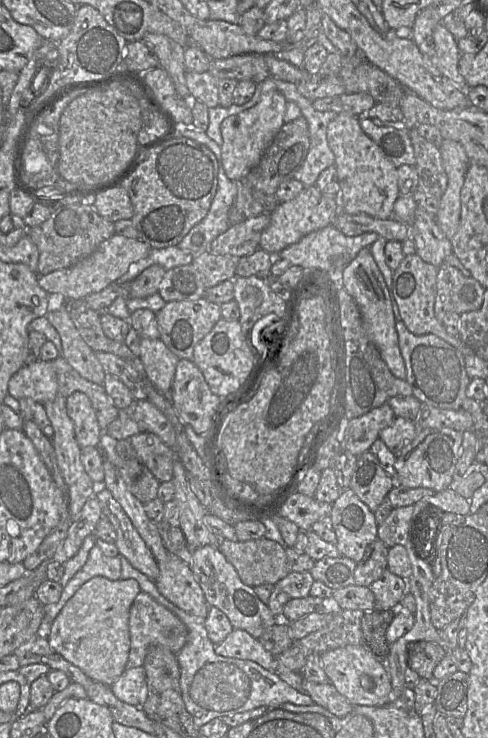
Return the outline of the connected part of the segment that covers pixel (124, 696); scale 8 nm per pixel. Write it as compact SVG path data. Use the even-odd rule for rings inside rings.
M143 666L126 668L110 686L113 694L121 701L135 707L145 702L146 672Z

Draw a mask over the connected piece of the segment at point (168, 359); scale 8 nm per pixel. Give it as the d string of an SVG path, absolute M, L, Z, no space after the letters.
M143 338L140 341L140 360L152 385L169 395L178 361L180 360L161 339Z

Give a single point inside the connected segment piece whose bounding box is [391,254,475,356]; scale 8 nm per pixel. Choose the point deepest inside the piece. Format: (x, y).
(414, 285)

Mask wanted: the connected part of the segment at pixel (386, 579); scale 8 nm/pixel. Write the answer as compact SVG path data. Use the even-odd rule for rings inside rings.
M386 569L381 577L374 581L372 590L376 607L381 609L398 609L402 597L407 592L407 580Z

